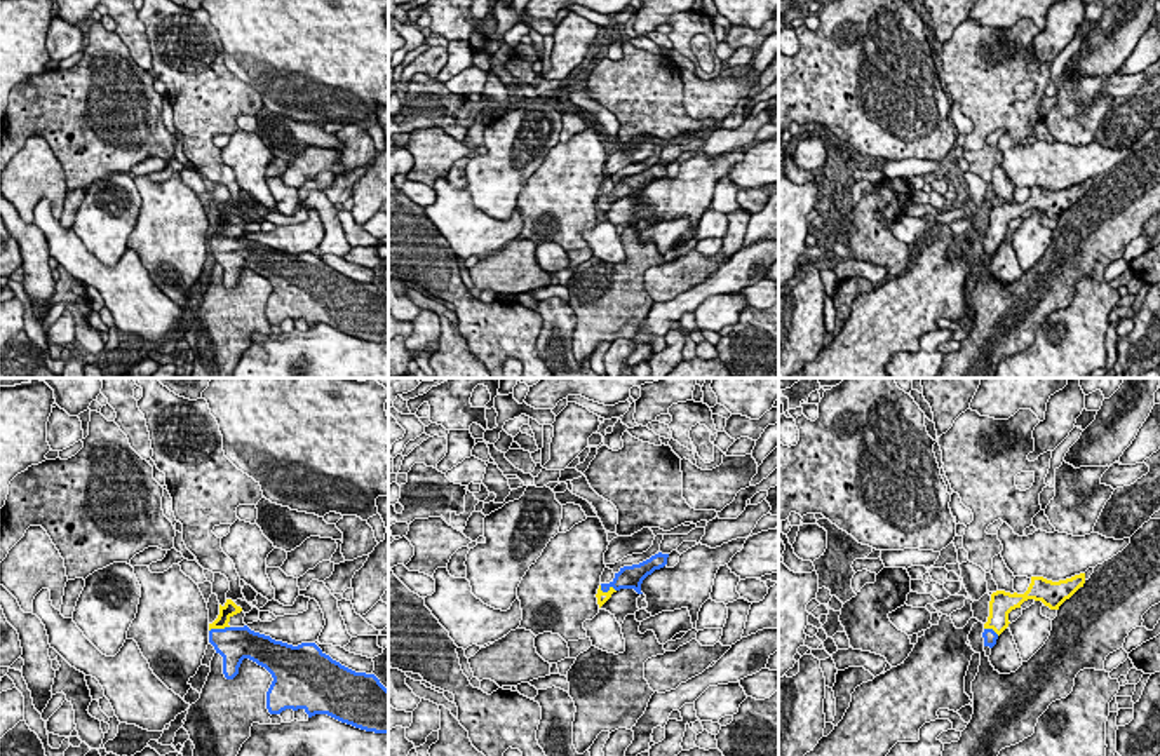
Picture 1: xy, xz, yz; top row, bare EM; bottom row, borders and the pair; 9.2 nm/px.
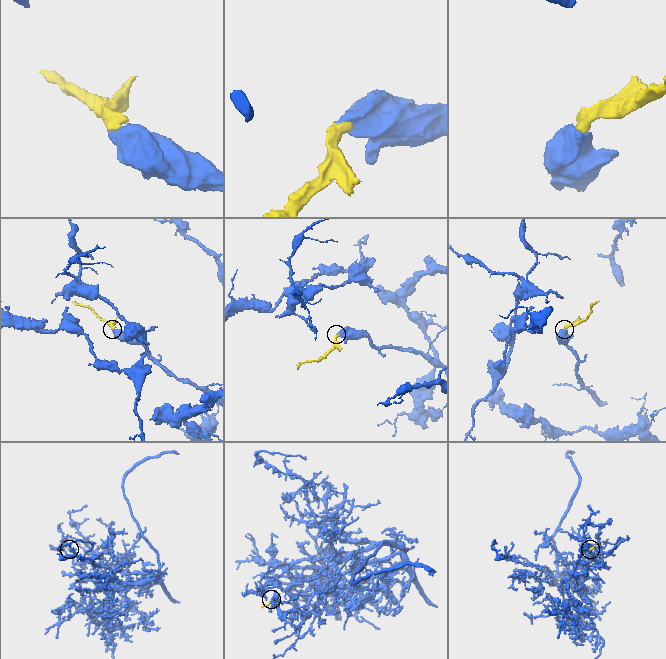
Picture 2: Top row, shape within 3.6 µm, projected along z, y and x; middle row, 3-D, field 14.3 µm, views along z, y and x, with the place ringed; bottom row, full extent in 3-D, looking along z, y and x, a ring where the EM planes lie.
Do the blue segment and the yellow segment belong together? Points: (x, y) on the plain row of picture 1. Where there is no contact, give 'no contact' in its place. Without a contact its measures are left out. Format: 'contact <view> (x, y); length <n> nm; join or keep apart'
contact xz (606, 201); length 170 nm; join

